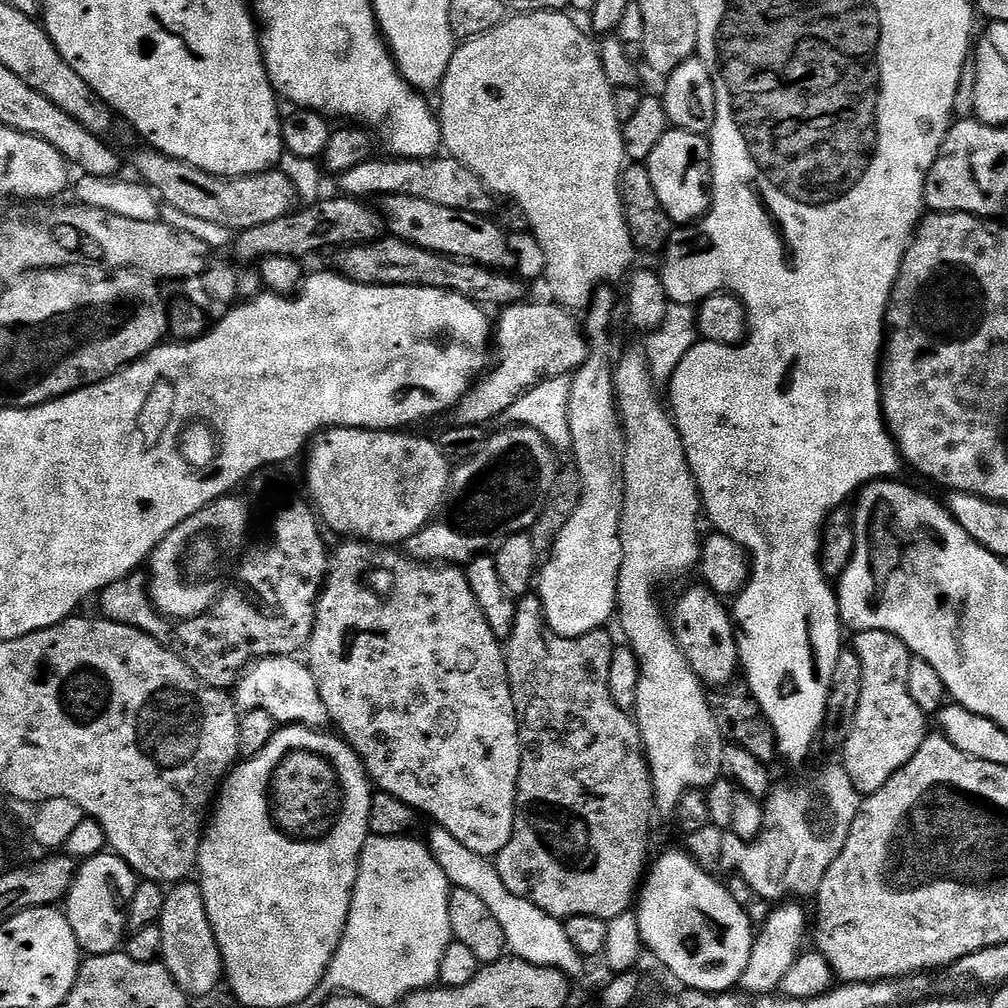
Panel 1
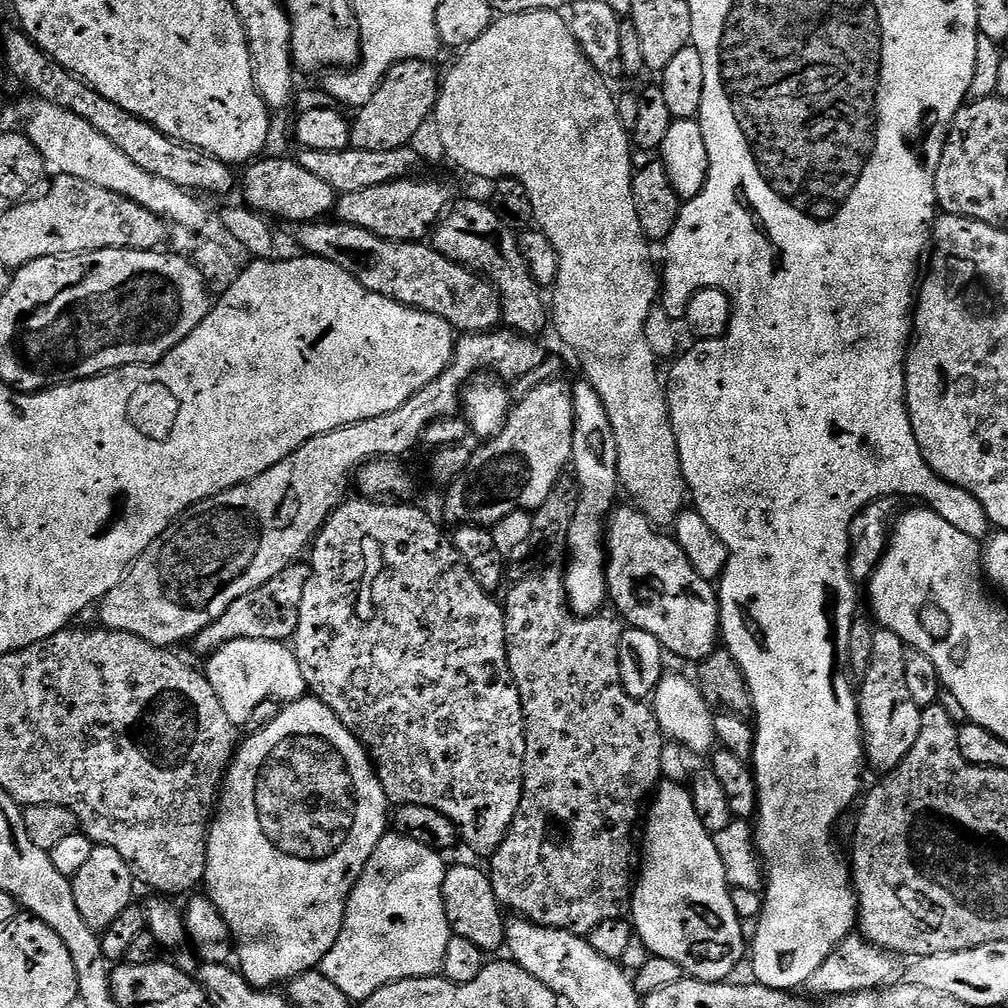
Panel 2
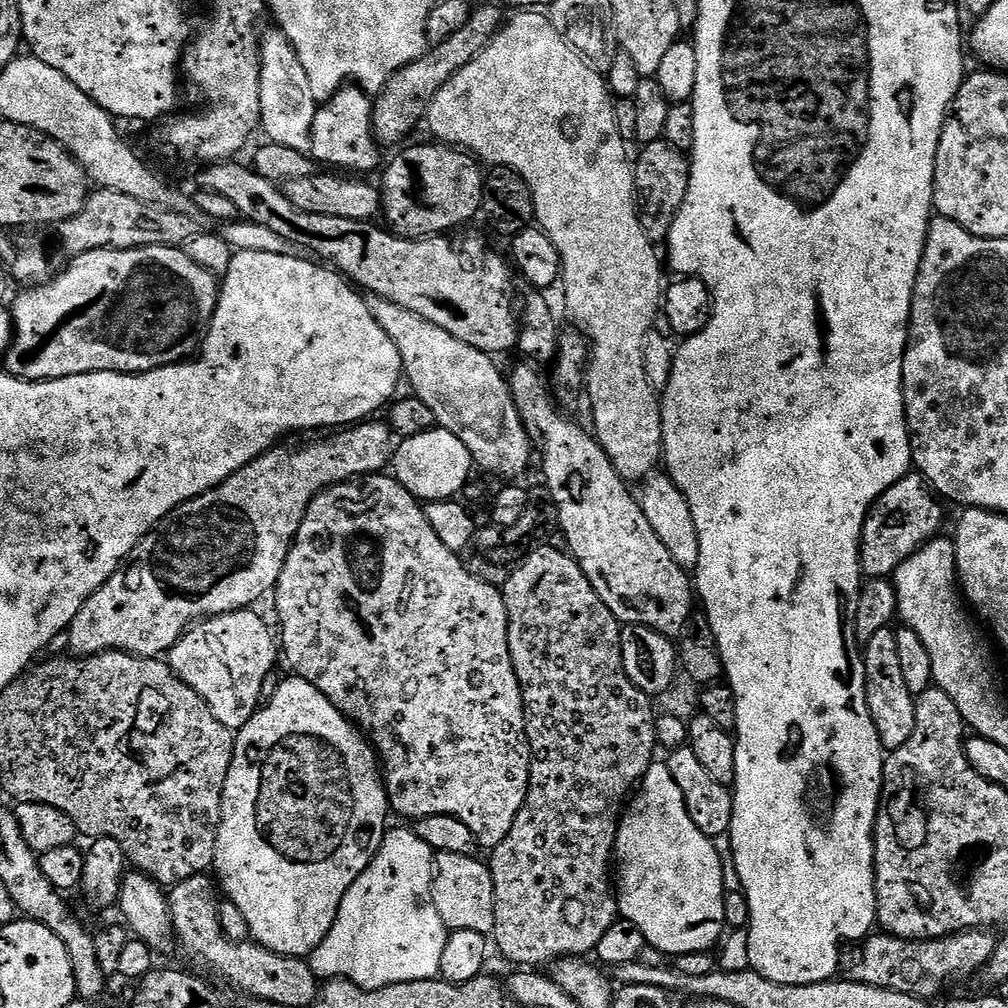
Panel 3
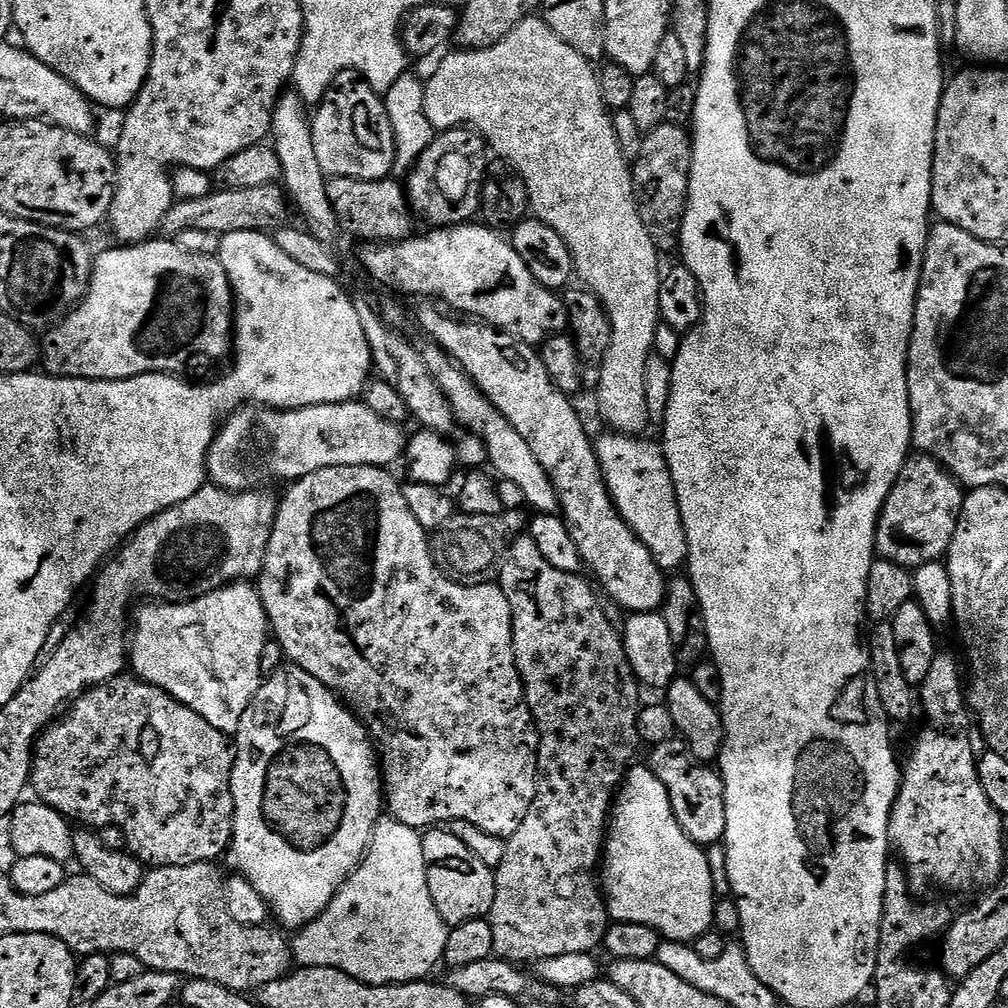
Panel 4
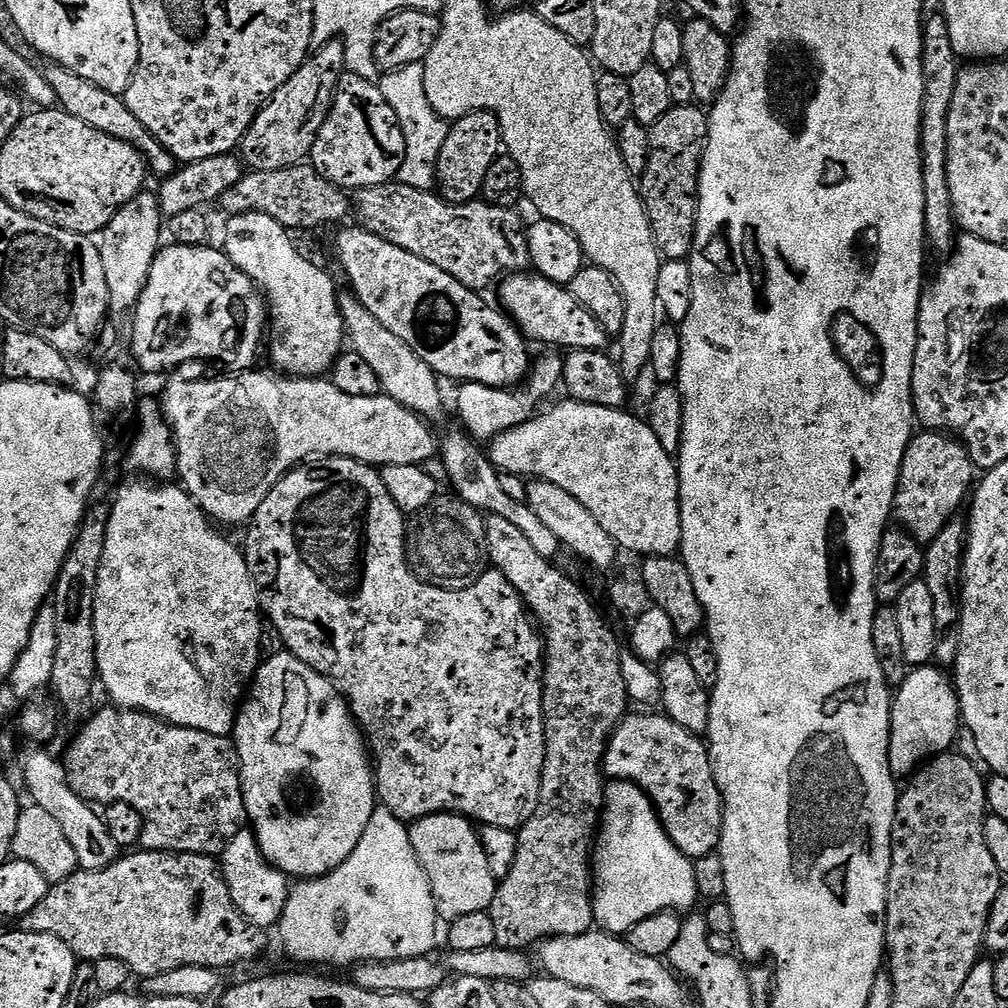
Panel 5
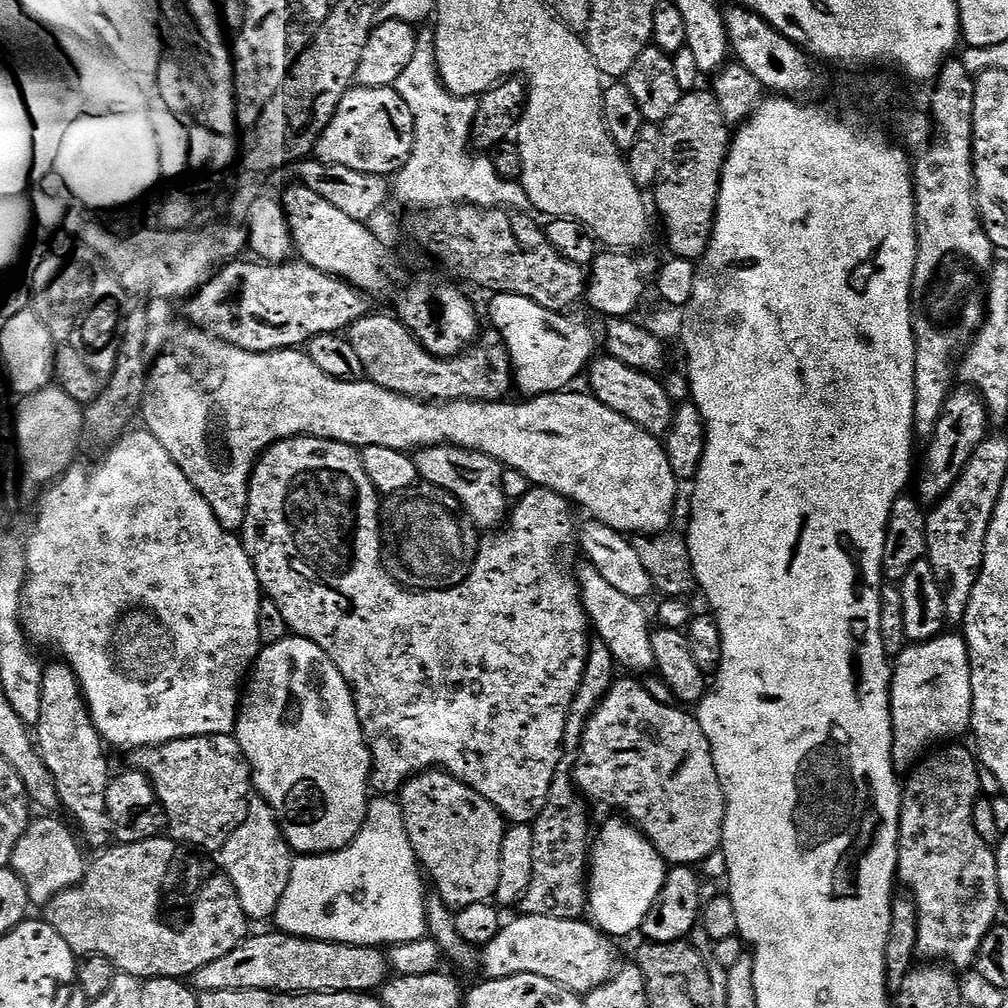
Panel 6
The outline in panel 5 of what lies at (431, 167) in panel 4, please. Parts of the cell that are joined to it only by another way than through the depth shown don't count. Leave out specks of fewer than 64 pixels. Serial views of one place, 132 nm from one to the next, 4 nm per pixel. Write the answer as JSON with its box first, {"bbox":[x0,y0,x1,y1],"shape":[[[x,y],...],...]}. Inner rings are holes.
{"bbox":[438,112,504,204],"shape":[[[472,112],[451,125],[450,140],[452,145],[445,147],[440,157],[438,188],[451,204],[465,204],[483,193],[486,174],[490,174],[490,166],[501,155],[504,134],[500,119],[492,112]]]}

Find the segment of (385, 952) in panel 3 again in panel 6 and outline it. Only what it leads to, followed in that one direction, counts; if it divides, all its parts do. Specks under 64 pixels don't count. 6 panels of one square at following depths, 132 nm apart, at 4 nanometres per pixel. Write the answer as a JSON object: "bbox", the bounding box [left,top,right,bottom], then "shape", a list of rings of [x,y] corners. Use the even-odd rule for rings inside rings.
{"bbox":[274,798,428,948],"shape":[[[376,798],[368,805],[362,830],[342,850],[300,854],[293,859],[290,882],[286,886],[286,894],[282,894],[282,902],[278,902],[274,924],[287,936],[367,948],[422,940],[428,931],[424,884],[426,888],[416,851],[412,849],[412,843],[406,834],[403,807],[395,799]]]}

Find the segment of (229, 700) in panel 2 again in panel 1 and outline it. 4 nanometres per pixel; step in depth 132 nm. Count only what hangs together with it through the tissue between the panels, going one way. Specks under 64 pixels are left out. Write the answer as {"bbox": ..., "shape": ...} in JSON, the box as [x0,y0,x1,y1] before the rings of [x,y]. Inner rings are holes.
{"bbox":[234,654,329,729],"shape":[[[281,654],[279,656],[269,655],[267,658],[255,661],[234,685],[236,707],[244,712],[259,708],[266,710],[266,714],[274,717],[277,725],[280,726],[301,724],[304,728],[323,729],[329,723],[326,702],[322,702],[322,694],[318,694],[318,686],[314,682],[312,671],[308,669],[307,663],[300,661],[299,664],[298,661],[292,659],[296,658],[288,654]]]}

